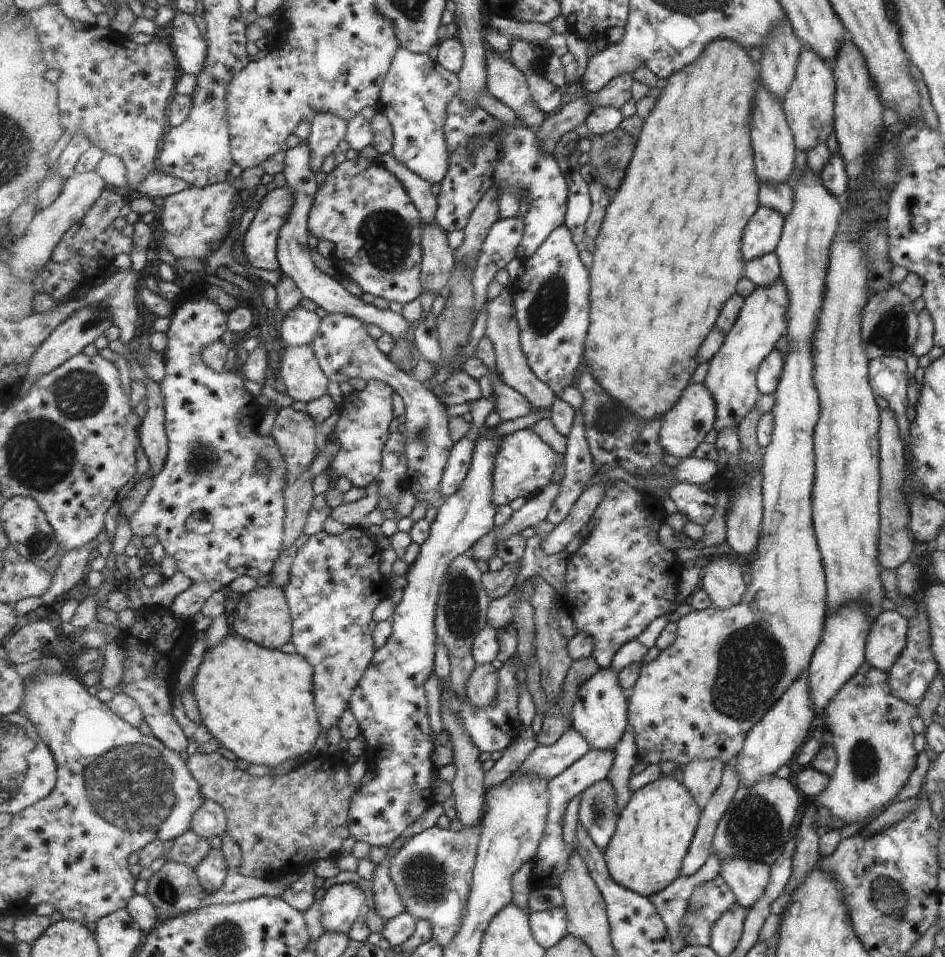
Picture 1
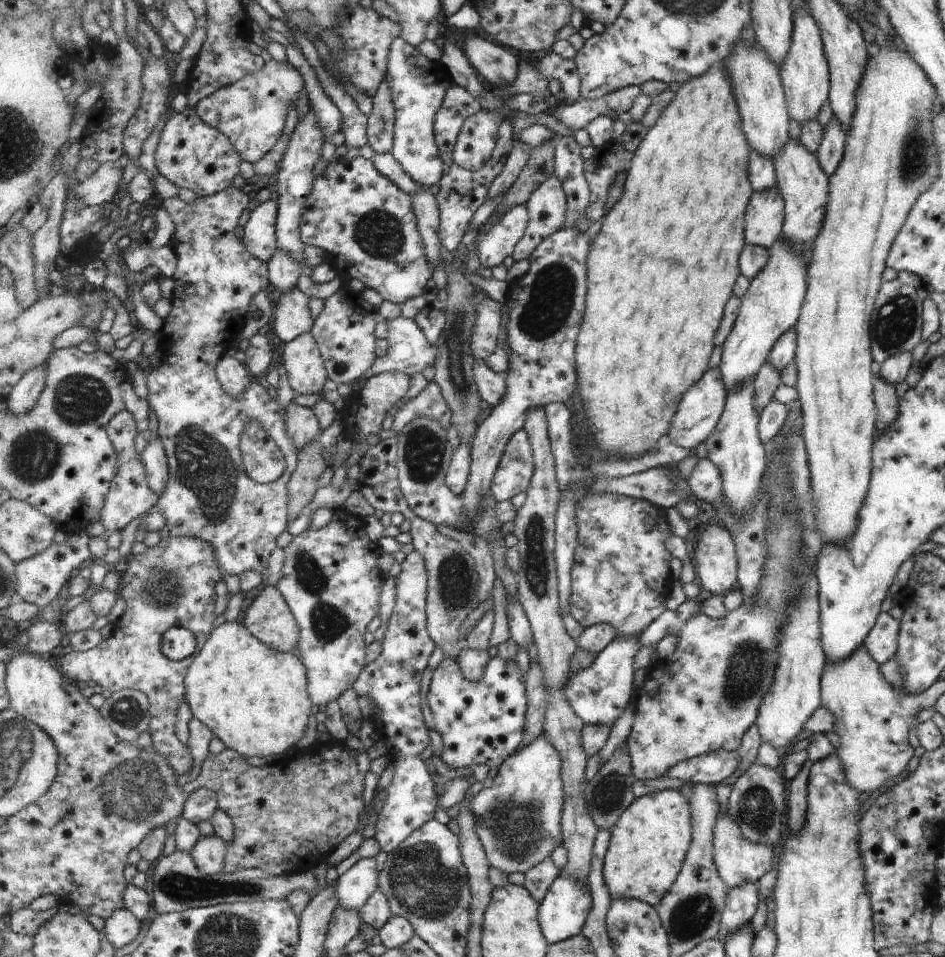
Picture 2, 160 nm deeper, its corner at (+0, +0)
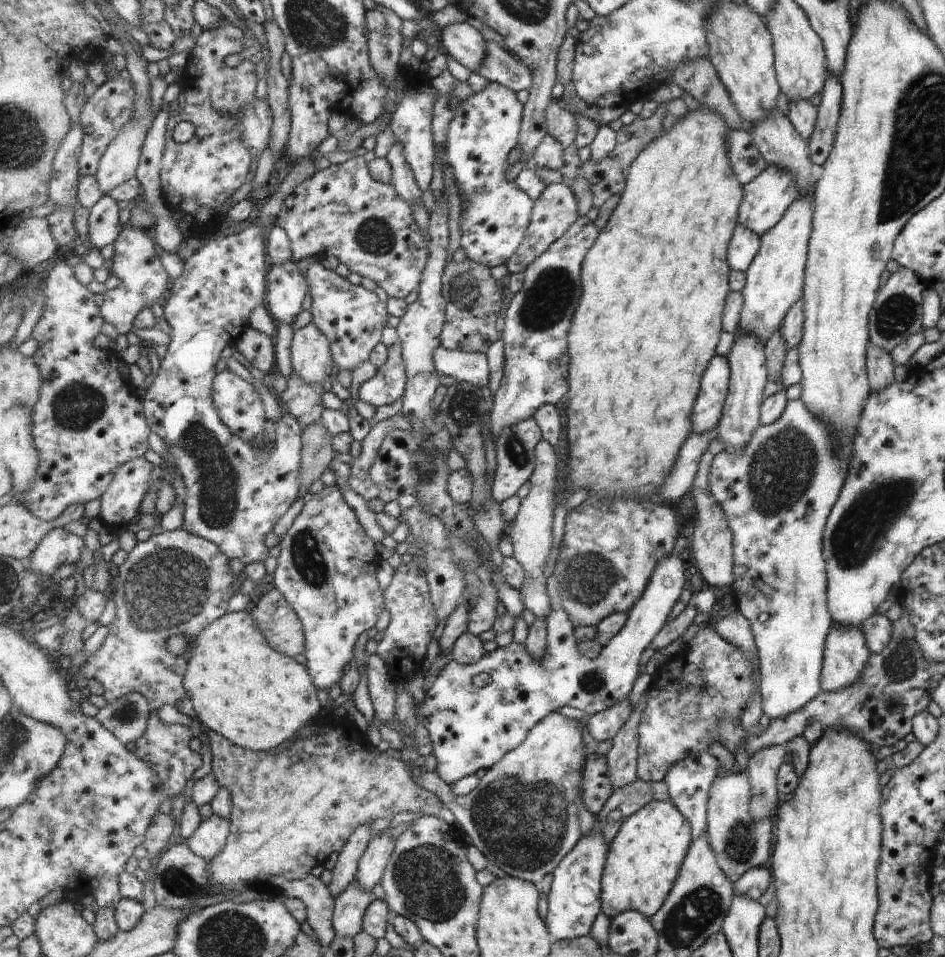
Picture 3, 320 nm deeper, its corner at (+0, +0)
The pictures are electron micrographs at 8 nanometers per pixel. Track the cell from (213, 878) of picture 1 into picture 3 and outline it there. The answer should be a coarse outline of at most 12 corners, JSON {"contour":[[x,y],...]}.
{"contour":[[212,814],[188,840],[207,862],[226,847],[231,822]]}

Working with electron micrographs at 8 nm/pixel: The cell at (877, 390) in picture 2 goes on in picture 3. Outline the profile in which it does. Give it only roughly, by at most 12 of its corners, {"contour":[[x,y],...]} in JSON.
{"contour":[[866,344],[865,370],[871,389],[893,381],[890,352]]}

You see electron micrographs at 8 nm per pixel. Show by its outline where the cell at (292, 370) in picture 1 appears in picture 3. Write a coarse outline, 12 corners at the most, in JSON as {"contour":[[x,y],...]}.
{"contour":[[315,324],[293,332],[291,366],[323,386],[335,361],[328,336]]}

